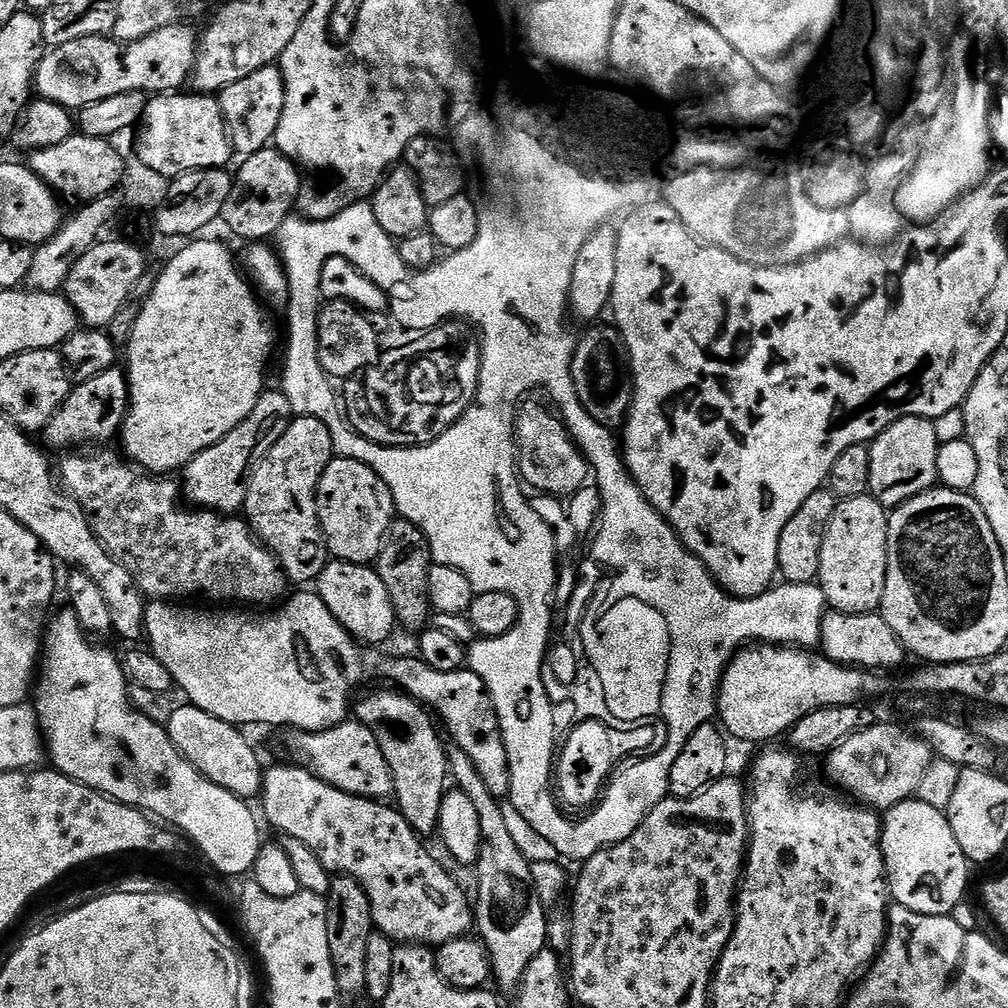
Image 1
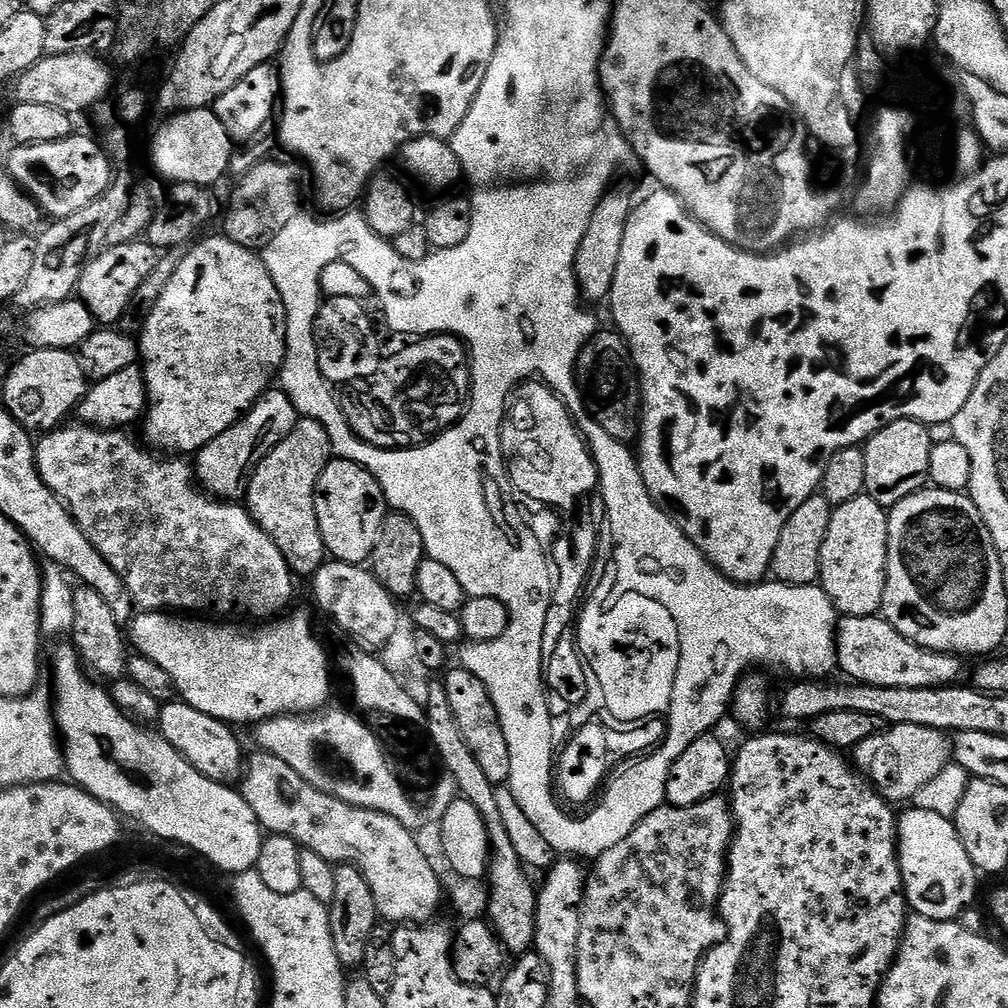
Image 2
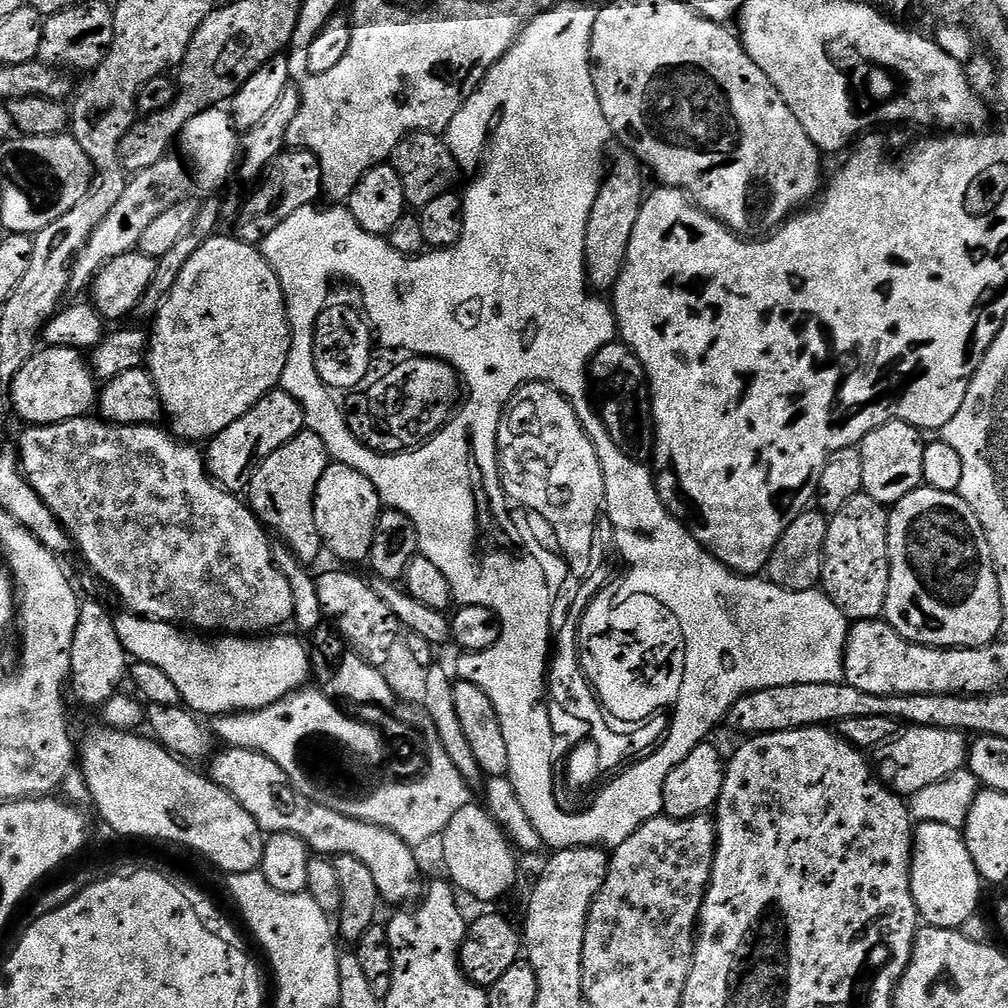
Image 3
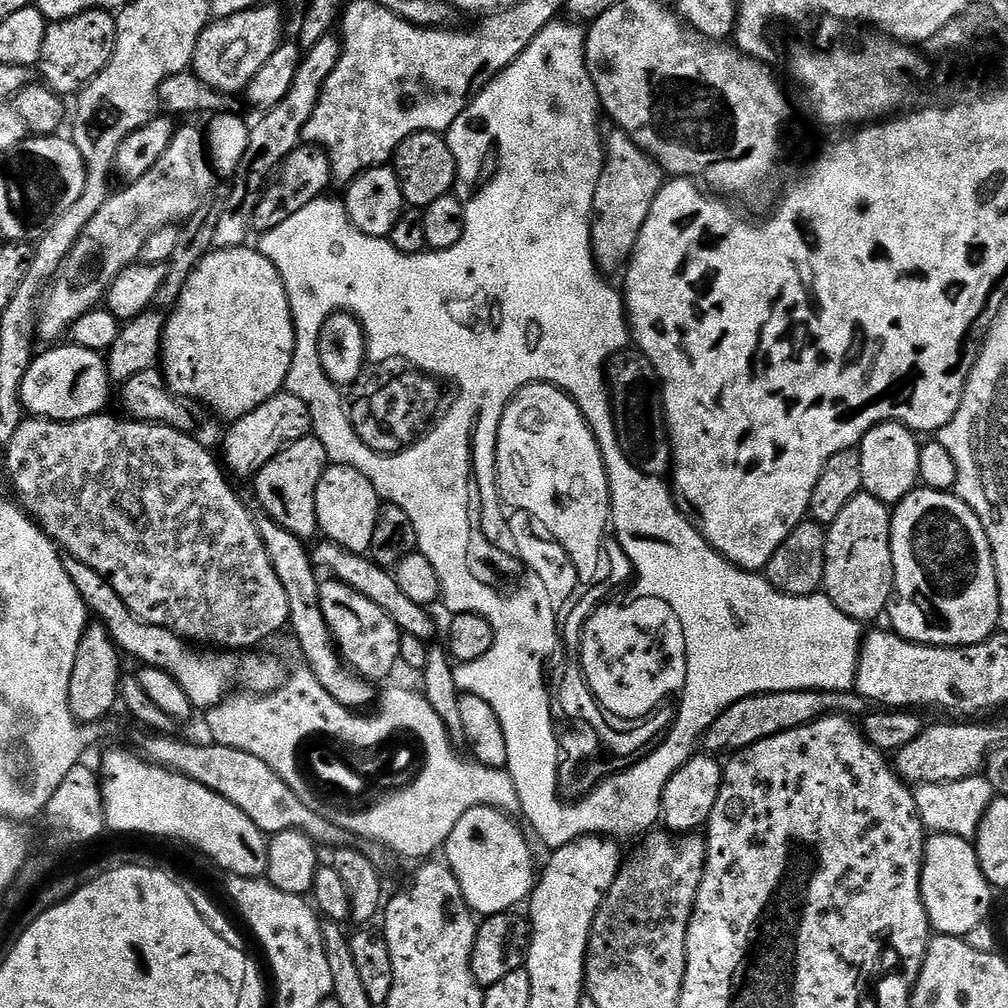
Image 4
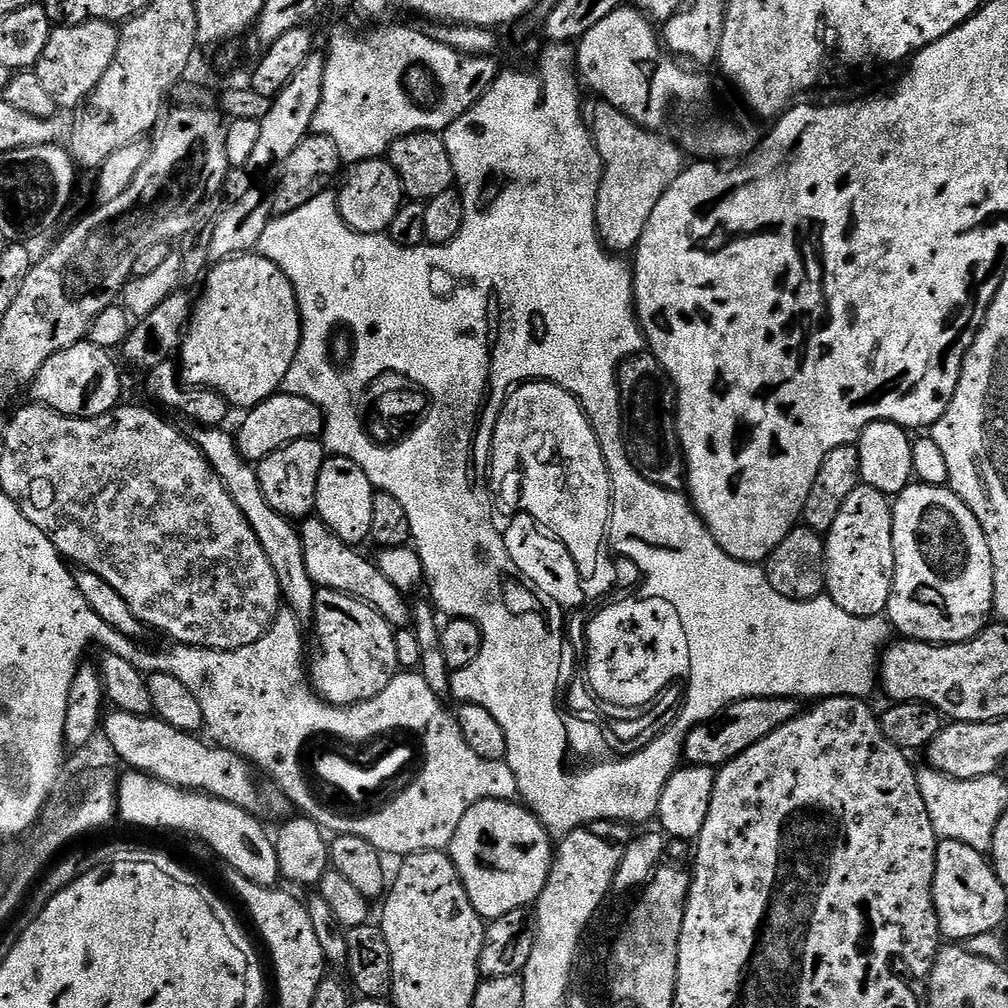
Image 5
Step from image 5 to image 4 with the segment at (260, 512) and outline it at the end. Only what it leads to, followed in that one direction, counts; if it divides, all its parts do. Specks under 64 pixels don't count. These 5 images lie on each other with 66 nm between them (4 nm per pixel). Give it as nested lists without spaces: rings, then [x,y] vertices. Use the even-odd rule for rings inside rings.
[[[256,516],[258,534],[262,536],[262,546],[266,546],[266,554],[270,554],[270,566],[274,566],[274,574],[278,574],[278,582],[286,589],[286,602],[290,602],[289,629],[293,632],[295,643],[298,644],[302,658],[310,666],[316,680],[323,688],[342,704],[351,710],[364,710],[377,699],[377,689],[367,680],[361,680],[355,672],[342,663],[342,658],[334,647],[331,633],[328,631],[322,608],[320,606],[321,577],[312,564],[312,554],[309,545],[299,540],[290,530],[282,530],[278,522],[269,516]]]

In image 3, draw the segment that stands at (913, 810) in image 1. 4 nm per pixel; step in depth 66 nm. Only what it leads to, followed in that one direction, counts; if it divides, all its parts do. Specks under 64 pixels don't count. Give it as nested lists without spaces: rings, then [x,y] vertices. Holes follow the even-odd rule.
[[[942,822],[917,823],[912,842],[912,897],[920,919],[933,928],[954,928],[959,930],[966,918],[978,912],[980,907],[980,887],[982,881],[970,858],[970,850],[964,841],[964,833],[954,826],[942,826]]]

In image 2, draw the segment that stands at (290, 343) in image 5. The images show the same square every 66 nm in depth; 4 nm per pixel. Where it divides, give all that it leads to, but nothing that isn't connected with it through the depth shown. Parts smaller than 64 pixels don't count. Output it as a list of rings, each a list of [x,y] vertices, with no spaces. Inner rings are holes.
[[[222,234],[208,236],[201,244],[195,244],[193,243],[185,251],[178,270],[174,270],[166,290],[162,290],[162,298],[154,302],[154,310],[150,310],[143,330],[138,333],[138,360],[142,365],[144,386],[148,391],[146,415],[143,417],[142,425],[144,424],[144,436],[148,439],[147,447],[160,454],[188,454],[184,452],[195,454],[210,442],[214,442],[218,434],[226,434],[226,430],[230,430],[239,420],[243,420],[244,414],[249,412],[260,401],[260,397],[273,387],[286,358],[288,311],[284,309],[284,303],[278,294],[278,286],[274,286],[274,278],[270,278],[270,270],[266,270],[263,259],[257,253],[255,256],[252,248],[243,248],[238,242],[230,242],[230,238]]]

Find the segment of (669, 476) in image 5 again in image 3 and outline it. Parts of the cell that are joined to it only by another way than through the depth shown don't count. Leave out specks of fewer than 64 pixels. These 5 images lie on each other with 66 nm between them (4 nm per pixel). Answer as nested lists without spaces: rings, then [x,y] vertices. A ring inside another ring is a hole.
[[[623,342],[602,346],[588,363],[590,396],[610,438],[637,464],[647,465],[656,451],[656,423],[652,421],[652,398],[642,362]]]

